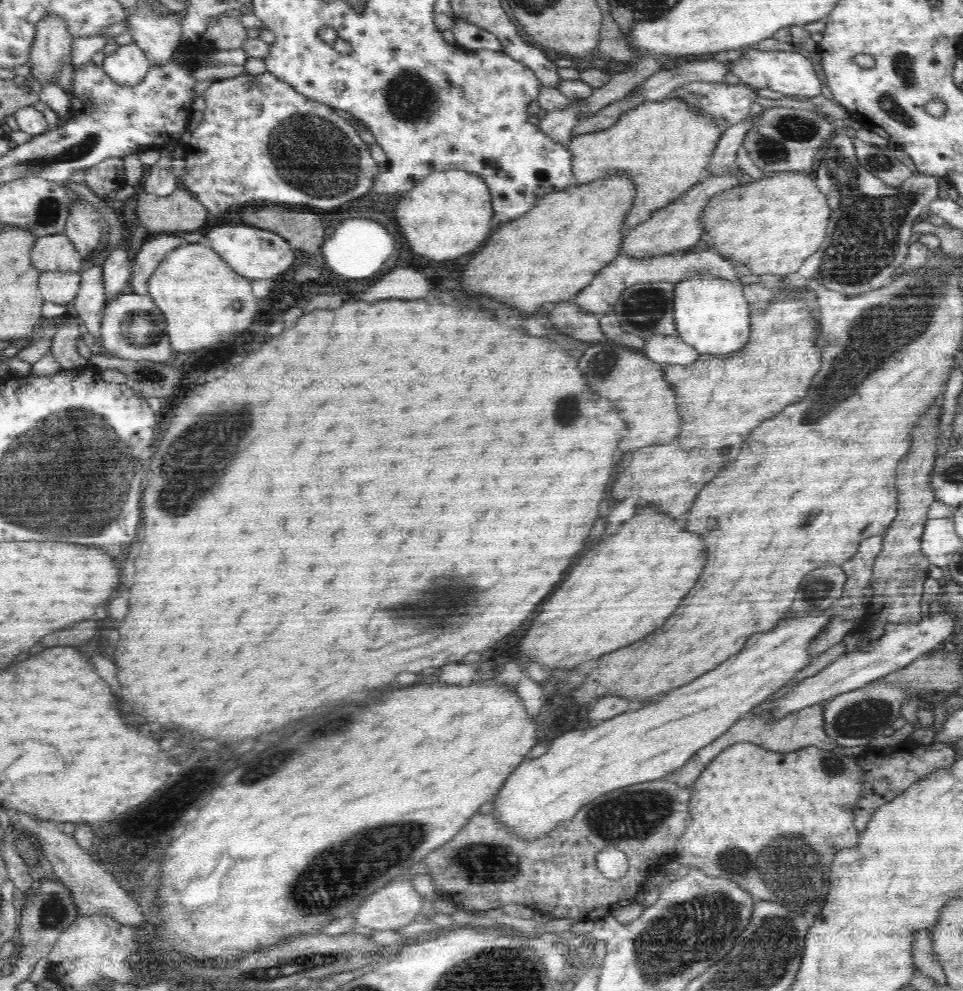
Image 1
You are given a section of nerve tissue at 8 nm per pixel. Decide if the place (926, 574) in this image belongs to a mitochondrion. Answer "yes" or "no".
no

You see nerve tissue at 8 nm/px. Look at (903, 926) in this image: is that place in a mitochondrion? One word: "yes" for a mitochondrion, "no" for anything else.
no

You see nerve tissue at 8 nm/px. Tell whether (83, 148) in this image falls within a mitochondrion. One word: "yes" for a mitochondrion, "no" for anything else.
yes

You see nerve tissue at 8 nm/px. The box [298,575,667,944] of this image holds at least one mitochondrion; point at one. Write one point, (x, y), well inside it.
(478, 863)

